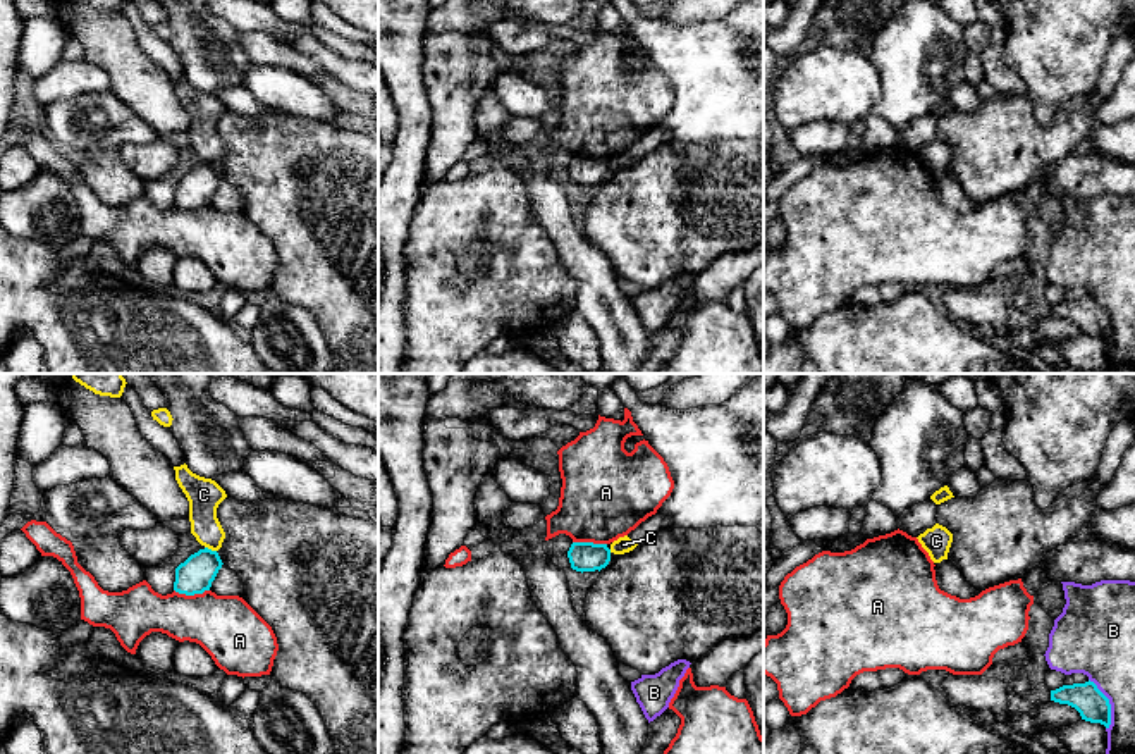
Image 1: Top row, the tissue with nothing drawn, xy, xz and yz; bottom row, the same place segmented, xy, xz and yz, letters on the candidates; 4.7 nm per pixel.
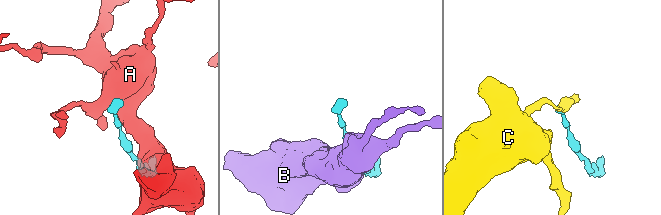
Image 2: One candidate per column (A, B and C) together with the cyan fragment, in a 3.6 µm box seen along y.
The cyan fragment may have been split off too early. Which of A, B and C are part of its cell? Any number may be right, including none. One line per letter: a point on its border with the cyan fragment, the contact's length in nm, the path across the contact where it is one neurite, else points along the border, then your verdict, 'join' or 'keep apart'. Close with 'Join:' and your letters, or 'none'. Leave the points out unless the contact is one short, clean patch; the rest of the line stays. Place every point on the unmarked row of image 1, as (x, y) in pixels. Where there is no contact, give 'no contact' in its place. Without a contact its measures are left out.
A: meets cyan in xy at (191, 209); contact 170 nm long; keep apart
B: meets cyan in yz at (1110, 319); contact 260 nm long; keep apart
C: meets cyan in xy at (210, 164); contact 60 nm long; border along xy (205, 160), (215, 166); keep apart
Join: none

